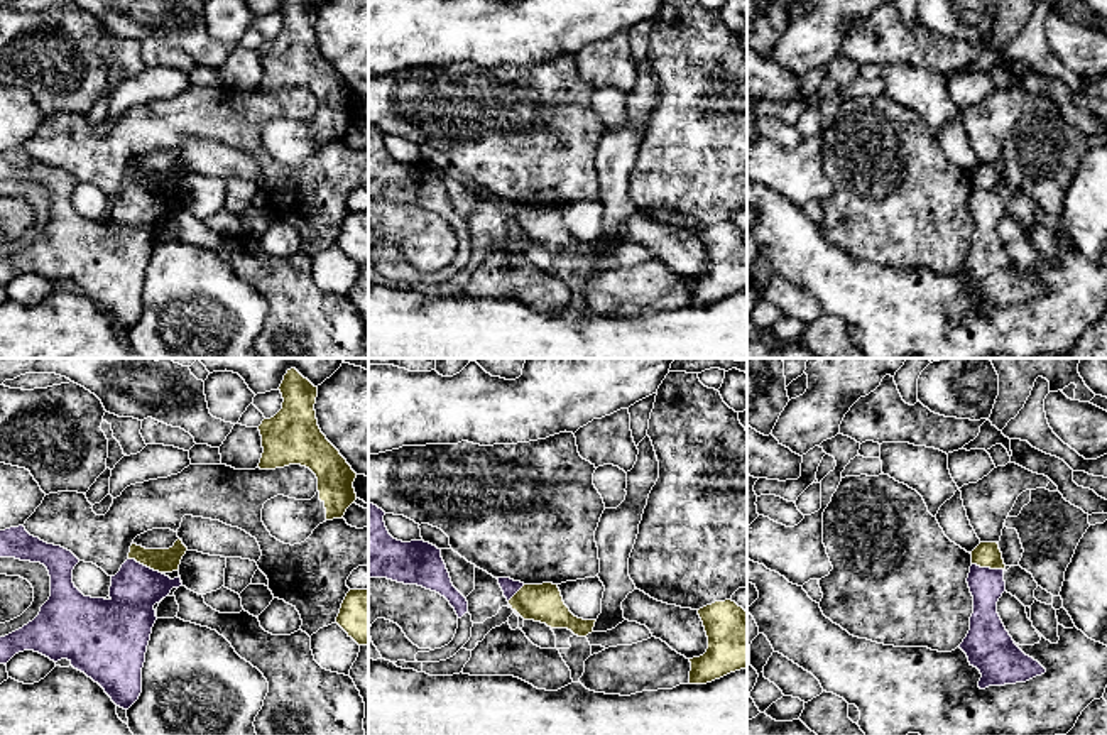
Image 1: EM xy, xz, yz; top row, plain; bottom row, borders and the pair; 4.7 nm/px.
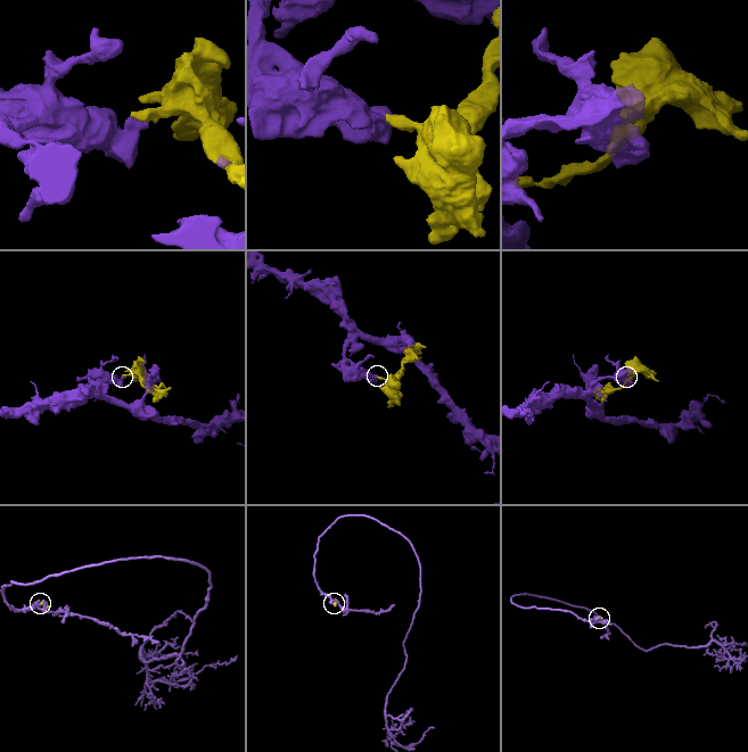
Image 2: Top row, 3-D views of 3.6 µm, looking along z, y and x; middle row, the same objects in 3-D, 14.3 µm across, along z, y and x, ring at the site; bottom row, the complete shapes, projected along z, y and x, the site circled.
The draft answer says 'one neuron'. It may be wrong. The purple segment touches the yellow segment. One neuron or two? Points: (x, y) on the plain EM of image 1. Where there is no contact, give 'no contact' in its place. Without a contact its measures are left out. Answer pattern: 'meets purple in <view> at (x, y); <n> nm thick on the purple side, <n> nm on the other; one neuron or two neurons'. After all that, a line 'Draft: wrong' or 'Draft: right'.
meets purple in xy at (146, 188); 240 nm thick on the purple side, 110 nm on the other; two neurons
Draft: wrong

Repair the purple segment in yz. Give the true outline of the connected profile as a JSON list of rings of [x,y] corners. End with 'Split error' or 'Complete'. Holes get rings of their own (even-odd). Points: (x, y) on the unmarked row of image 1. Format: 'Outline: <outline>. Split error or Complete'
Outline: [[[972,186],[967,204],[973,235],[960,270],[982,296],[979,309],[1026,304],[1044,296],[1046,291],[1014,265],[997,235],[997,223],[1006,213],[1004,191]]]. Complete

